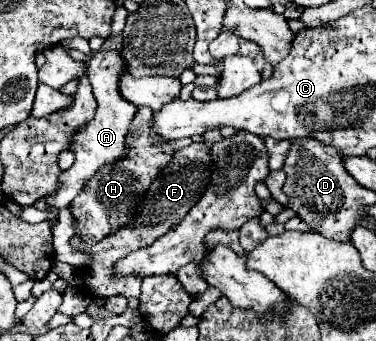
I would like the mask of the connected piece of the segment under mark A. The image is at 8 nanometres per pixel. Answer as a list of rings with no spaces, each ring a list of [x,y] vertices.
[[[99,50],[91,58],[75,52],[75,58],[87,62],[87,76],[91,80],[93,94],[99,100],[99,106],[97,106],[95,118],[73,136],[71,150],[75,154],[75,164],[61,174],[59,190],[53,196],[45,198],[47,204],[51,204],[55,208],[67,208],[71,204],[71,200],[83,190],[83,184],[87,180],[91,180],[91,176],[95,176],[95,172],[99,168],[103,168],[107,164],[115,164],[115,160],[121,160],[123,156],[127,156],[127,132],[131,126],[131,118],[137,112],[137,108],[131,102],[123,100],[119,94],[117,82],[119,82],[119,74],[123,72],[123,58],[119,56],[119,52]]]

